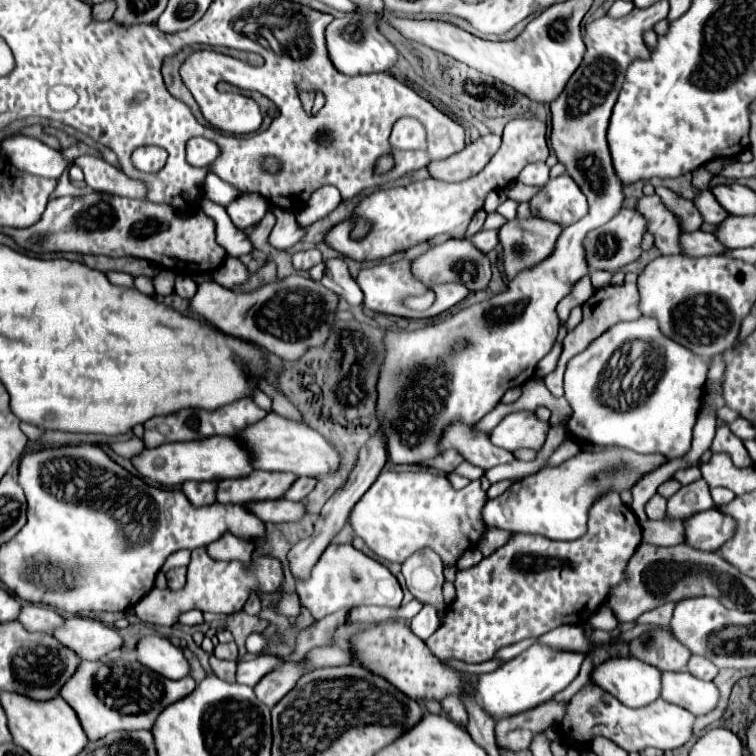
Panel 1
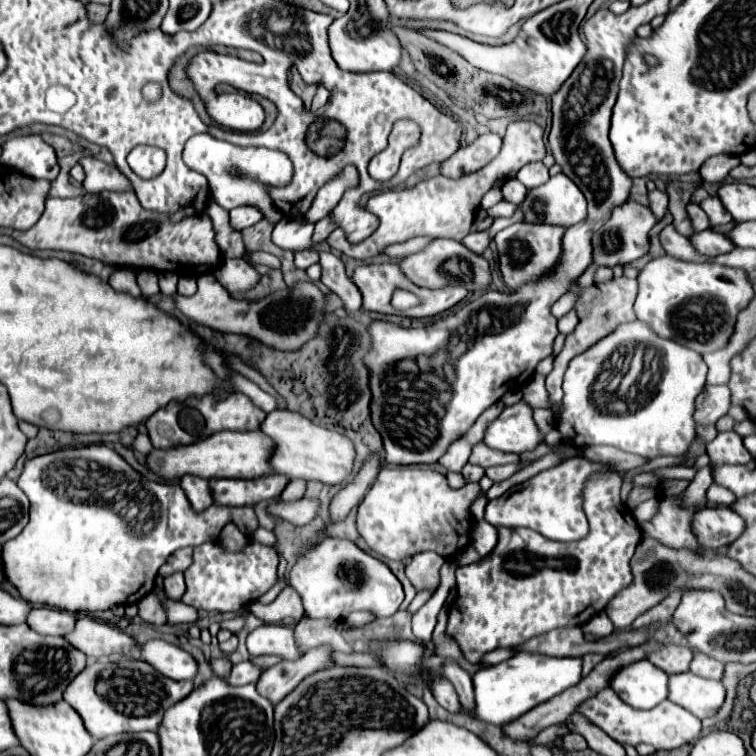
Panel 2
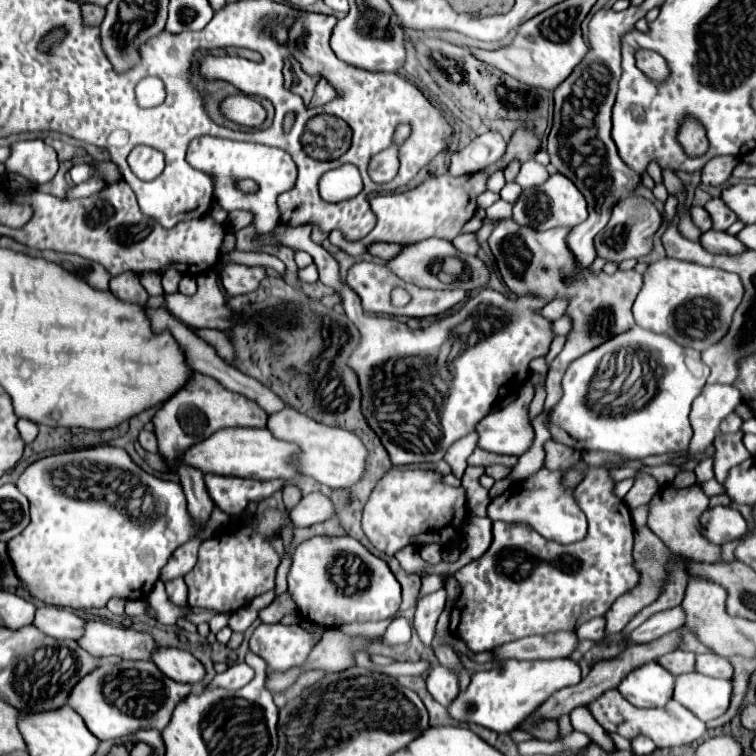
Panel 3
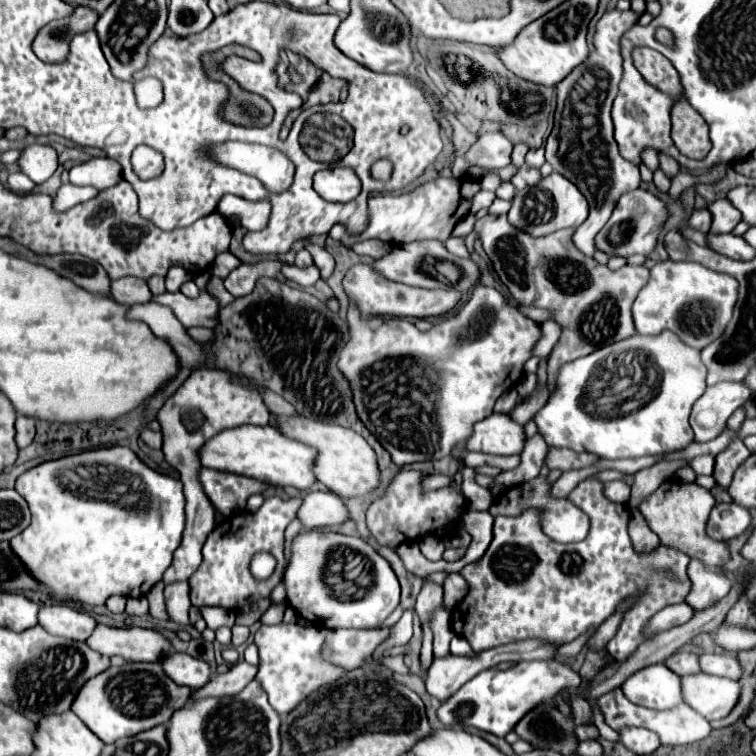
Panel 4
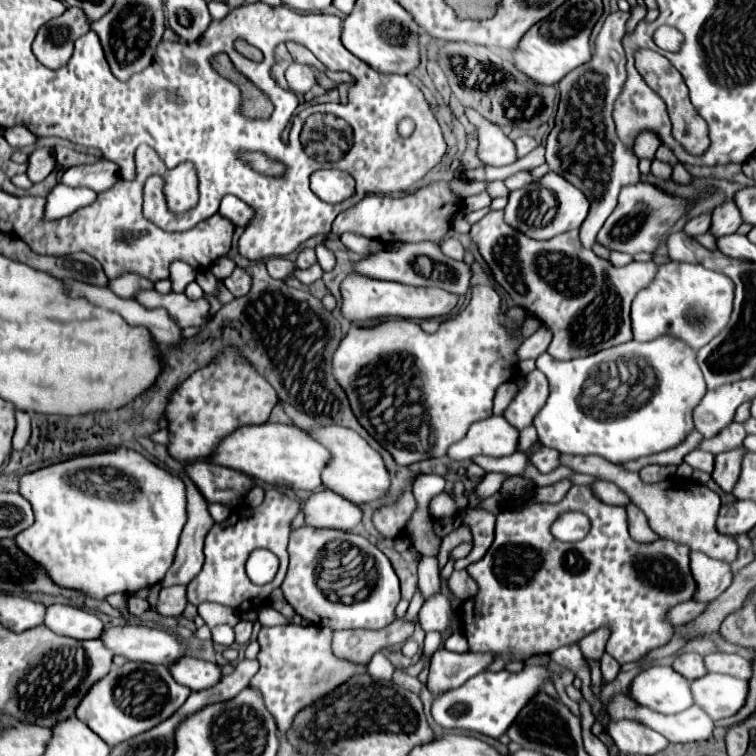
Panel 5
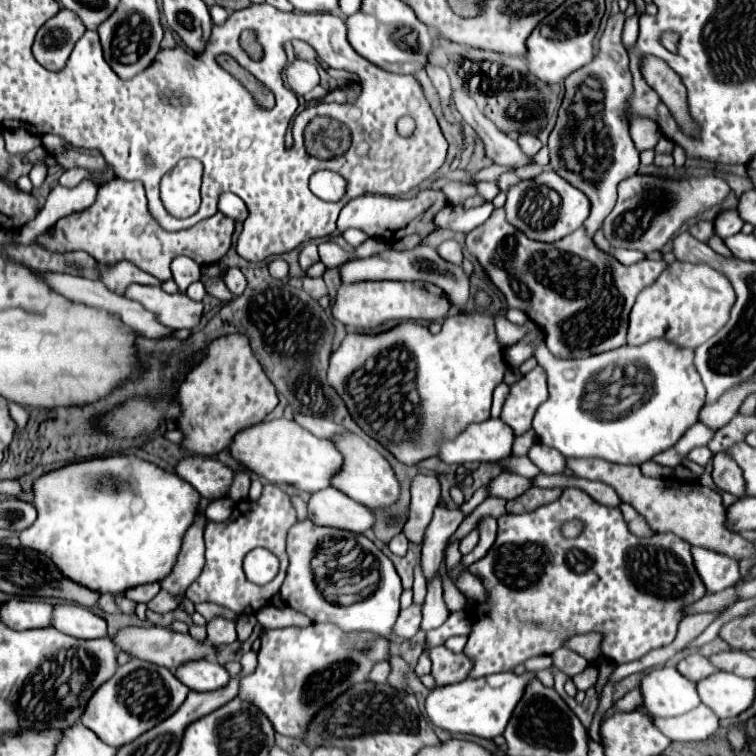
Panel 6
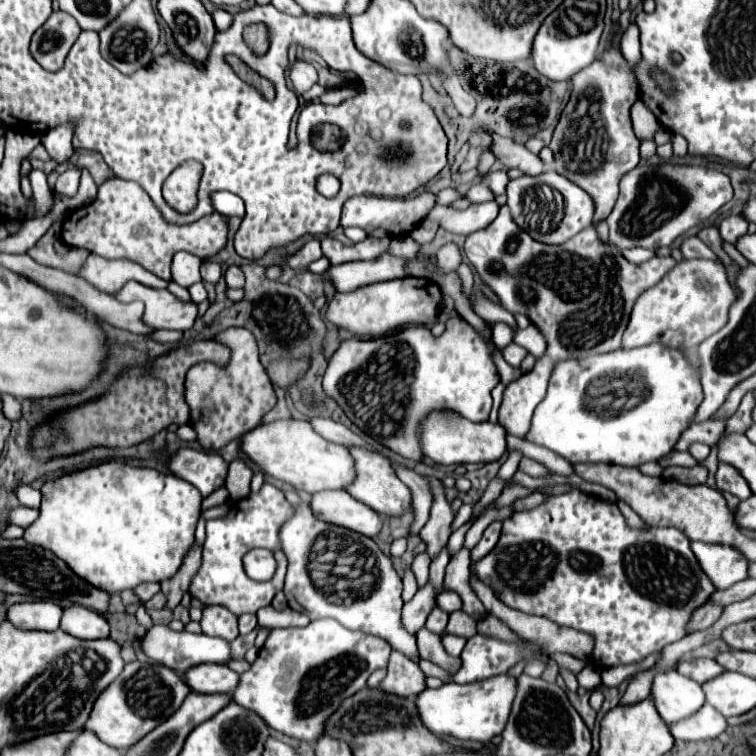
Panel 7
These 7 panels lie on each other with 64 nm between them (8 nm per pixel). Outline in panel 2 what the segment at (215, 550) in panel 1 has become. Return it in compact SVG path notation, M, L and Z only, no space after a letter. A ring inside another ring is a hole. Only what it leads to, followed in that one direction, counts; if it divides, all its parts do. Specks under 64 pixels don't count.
M226 524L222 534L220 534L220 538L218 538L218 542L222 546L226 546L228 550L238 550L238 548L242 548L248 542L248 538L246 538L246 534L242 534L236 528L236 524Z

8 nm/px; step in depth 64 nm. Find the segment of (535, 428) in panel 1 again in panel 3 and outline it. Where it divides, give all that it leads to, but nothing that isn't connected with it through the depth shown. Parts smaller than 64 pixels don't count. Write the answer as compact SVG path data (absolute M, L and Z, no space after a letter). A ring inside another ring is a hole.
M528 380L522 388L522 394L492 414L488 414L476 426L478 448L494 454L514 454L520 456L528 450L534 438L534 430L528 422L528 406L534 398L534 386Z

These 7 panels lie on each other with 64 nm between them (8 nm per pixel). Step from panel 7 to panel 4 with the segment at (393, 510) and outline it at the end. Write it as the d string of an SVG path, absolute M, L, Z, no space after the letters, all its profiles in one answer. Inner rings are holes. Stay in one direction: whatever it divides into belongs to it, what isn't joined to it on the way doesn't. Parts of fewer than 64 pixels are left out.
M280 416L280 428L284 428L288 436L296 436L298 440L306 440L306 444L316 446L316 450L320 452L316 460L316 478L330 492L336 492L342 498L356 498L356 496L366 496L368 492L380 486L380 468L376 452L372 452L368 442L354 430L336 424L320 424L304 416L296 418Z

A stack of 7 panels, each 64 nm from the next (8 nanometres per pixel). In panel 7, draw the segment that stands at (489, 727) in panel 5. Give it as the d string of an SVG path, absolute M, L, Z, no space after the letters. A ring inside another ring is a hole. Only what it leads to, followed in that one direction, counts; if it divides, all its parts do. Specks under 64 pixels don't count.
M500 674L476 684L450 682L438 690L426 688L424 692L416 696L414 702L416 702L422 724L438 738L452 736L458 740L488 742L490 738L498 736L504 730L514 694L516 694L516 678Z

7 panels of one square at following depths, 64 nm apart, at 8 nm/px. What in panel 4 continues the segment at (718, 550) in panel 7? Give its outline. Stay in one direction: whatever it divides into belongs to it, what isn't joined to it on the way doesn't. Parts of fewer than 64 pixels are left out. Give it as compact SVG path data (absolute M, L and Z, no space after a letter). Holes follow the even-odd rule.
M698 558L690 560L688 576L692 580L692 592L688 594L686 602L698 610L704 610L704 608L716 604L716 600L720 600L728 594L728 586L732 586L732 580L724 572L724 568L706 566Z

